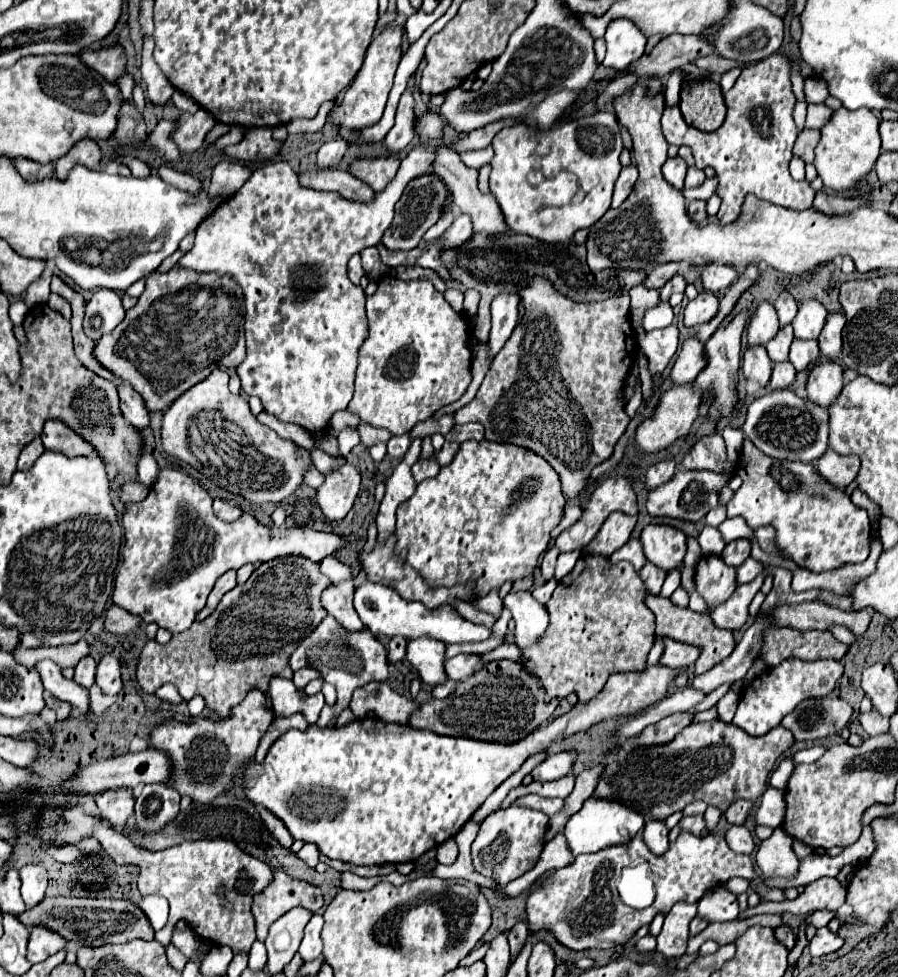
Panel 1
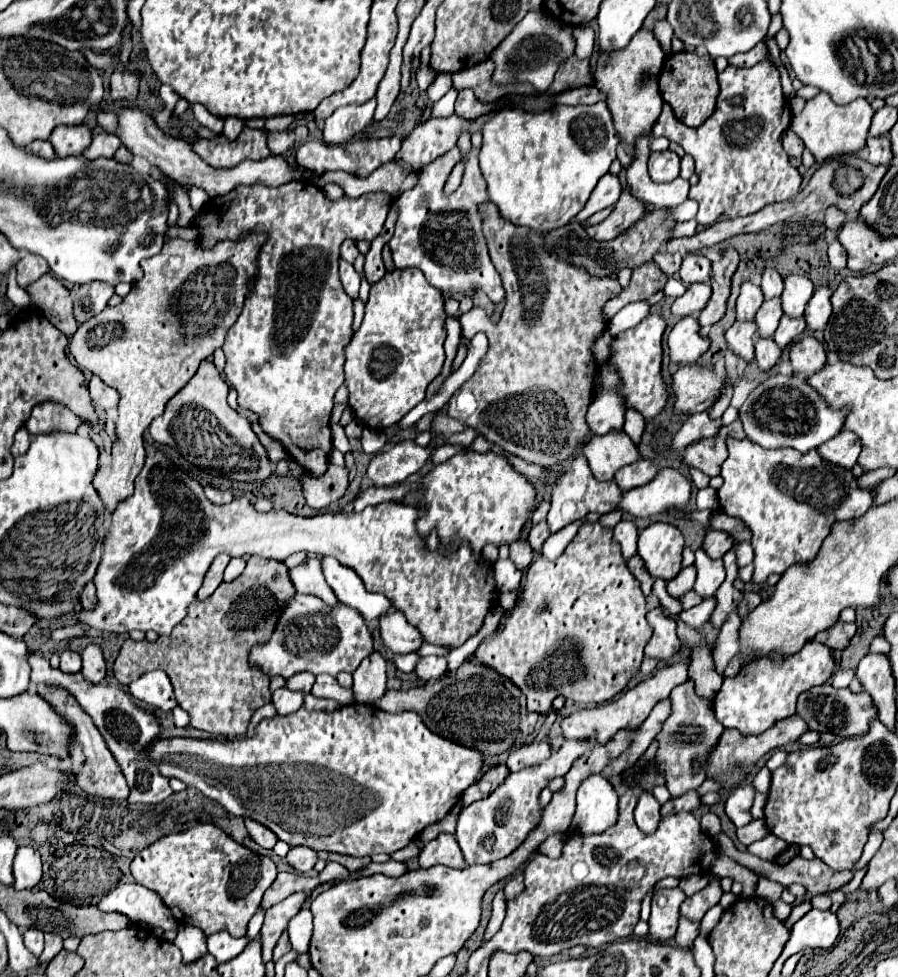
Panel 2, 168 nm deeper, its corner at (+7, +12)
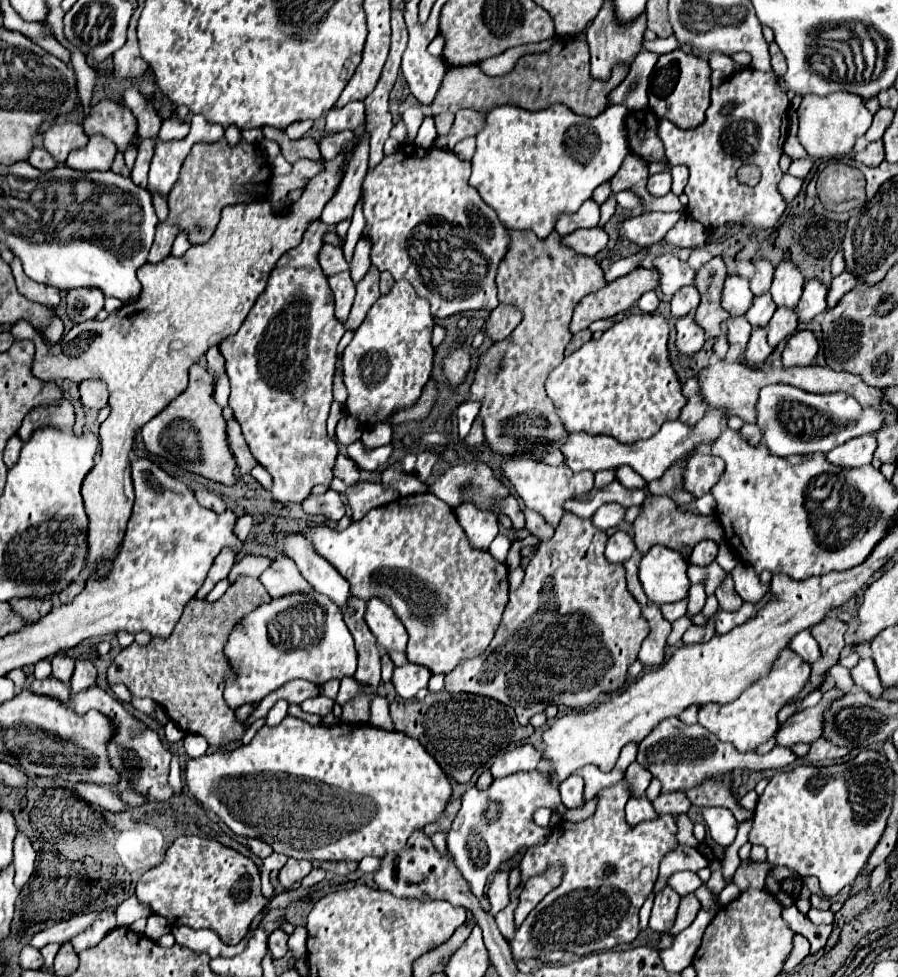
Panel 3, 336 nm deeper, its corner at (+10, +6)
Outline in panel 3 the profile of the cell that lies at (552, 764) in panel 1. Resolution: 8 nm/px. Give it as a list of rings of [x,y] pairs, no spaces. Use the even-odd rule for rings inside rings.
[[[521,745],[509,753],[505,753],[503,757],[495,759],[495,763],[491,765],[491,775],[497,777],[505,777],[505,775],[513,775],[519,771],[533,771],[537,767],[537,763],[541,761],[541,753],[533,747],[533,745]]]

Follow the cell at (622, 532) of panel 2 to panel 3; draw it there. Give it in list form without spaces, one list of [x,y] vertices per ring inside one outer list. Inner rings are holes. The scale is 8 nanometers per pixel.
[[[617,531],[615,535],[609,537],[607,541],[607,549],[605,549],[605,557],[611,563],[623,563],[625,559],[629,559],[635,551],[635,543],[633,539],[625,533],[625,531]]]

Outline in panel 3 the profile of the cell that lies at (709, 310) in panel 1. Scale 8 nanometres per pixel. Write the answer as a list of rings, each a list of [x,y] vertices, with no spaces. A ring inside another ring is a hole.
[[[695,285],[689,287],[681,287],[681,291],[677,291],[671,299],[671,315],[673,317],[681,317],[687,315],[691,311],[695,311],[699,305],[699,291]]]

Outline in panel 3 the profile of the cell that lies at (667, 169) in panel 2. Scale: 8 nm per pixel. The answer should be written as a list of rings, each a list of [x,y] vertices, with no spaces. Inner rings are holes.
[[[669,171],[655,173],[653,177],[649,177],[647,191],[649,191],[653,197],[663,197],[663,195],[667,195],[667,193],[671,191],[671,175],[669,175]]]

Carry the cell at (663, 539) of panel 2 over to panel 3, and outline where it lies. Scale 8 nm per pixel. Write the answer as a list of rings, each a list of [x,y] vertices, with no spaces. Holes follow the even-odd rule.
[[[653,547],[639,565],[639,579],[649,601],[675,603],[689,595],[687,563],[685,559],[667,547]]]

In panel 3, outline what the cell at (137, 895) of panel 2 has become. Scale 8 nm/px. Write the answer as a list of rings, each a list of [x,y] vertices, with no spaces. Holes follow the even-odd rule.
[[[87,913],[87,915],[73,917],[69,921],[61,921],[57,925],[53,925],[51,929],[45,929],[45,931],[39,931],[37,935],[33,935],[33,939],[29,943],[35,949],[43,949],[49,943],[65,943],[73,935],[77,935],[79,931],[83,931],[95,917],[97,917],[97,913]]]

